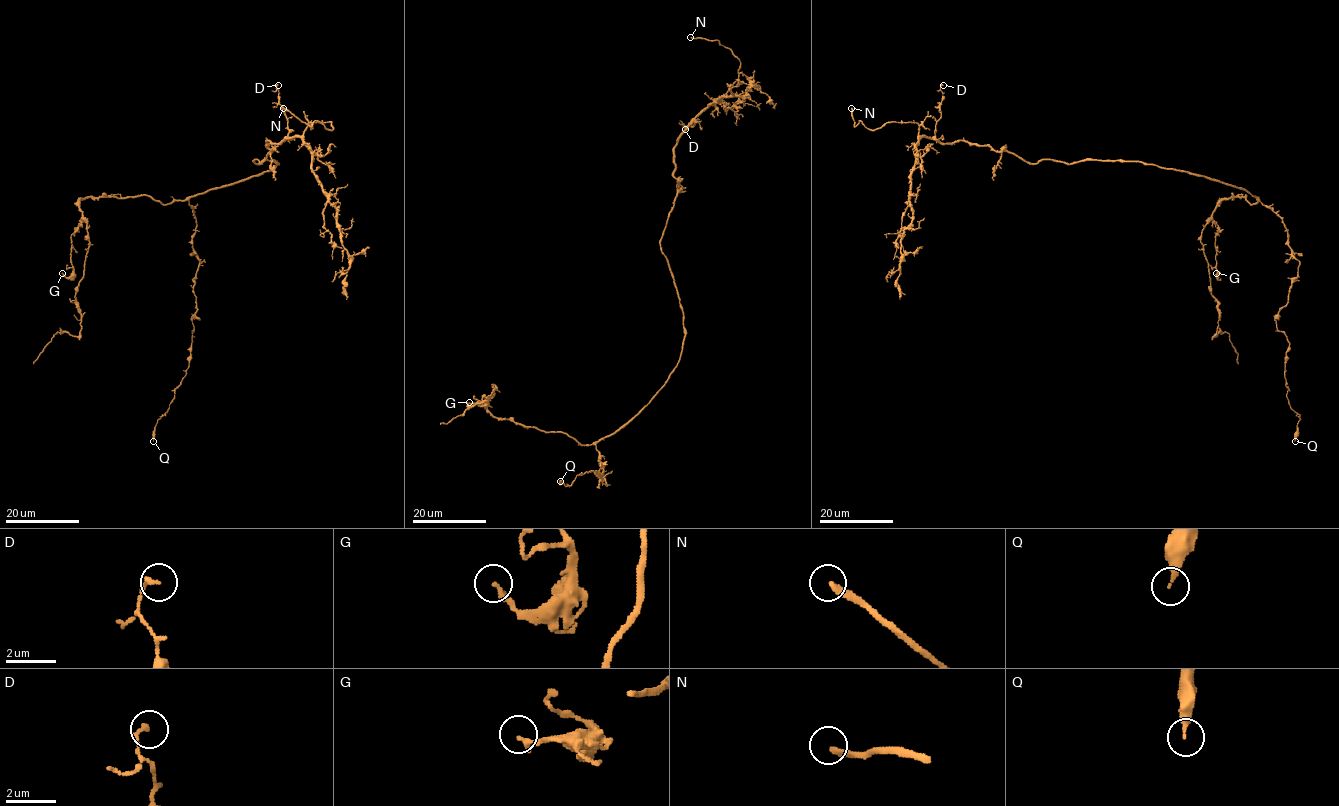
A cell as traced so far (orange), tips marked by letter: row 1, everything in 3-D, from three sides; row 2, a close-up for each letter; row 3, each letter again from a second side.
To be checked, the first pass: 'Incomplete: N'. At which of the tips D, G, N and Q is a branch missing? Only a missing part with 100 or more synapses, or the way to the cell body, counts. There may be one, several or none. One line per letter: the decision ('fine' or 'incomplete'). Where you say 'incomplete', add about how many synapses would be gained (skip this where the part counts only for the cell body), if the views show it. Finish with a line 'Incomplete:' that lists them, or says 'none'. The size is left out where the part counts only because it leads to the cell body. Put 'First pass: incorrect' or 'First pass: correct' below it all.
D: fine
G: fine
N: incomplete
Q: fine
Incomplete: N
First pass: correct

